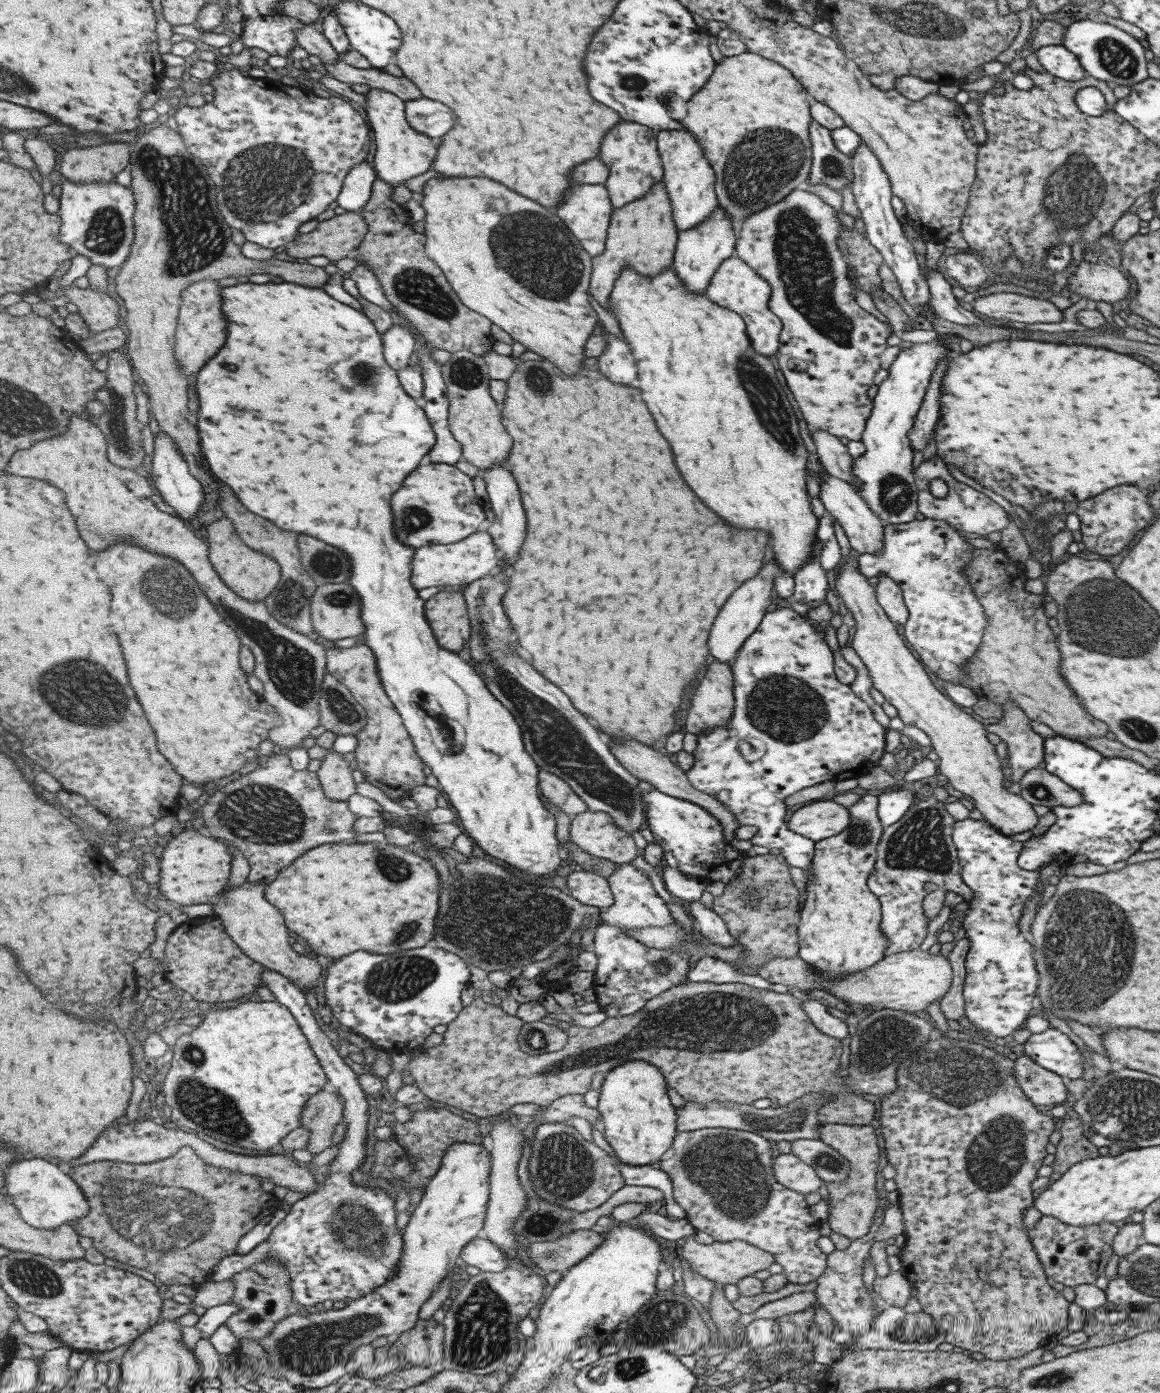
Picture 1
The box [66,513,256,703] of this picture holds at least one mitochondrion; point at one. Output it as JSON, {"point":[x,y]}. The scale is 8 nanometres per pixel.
{"point":[166,587]}

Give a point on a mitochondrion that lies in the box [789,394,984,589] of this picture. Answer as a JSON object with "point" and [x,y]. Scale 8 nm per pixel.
{"point":[894,494]}

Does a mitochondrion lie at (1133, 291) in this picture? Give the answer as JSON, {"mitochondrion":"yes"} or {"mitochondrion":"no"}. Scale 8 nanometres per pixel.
{"mitochondrion":"no"}

